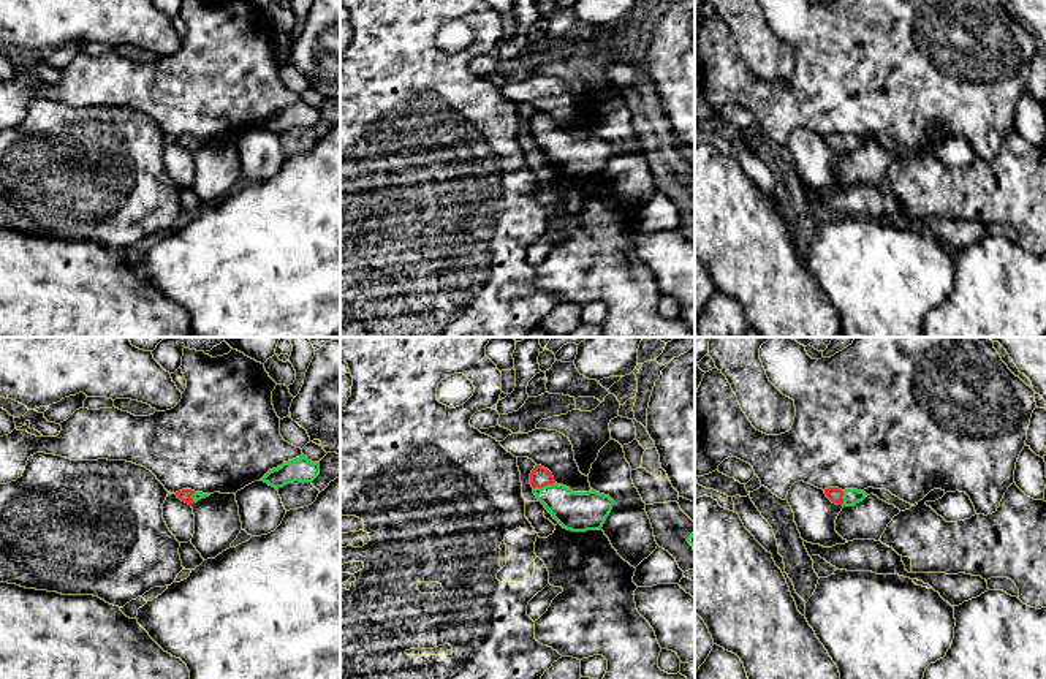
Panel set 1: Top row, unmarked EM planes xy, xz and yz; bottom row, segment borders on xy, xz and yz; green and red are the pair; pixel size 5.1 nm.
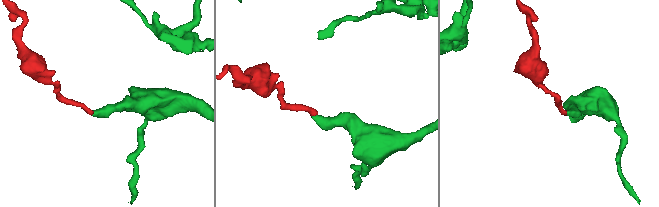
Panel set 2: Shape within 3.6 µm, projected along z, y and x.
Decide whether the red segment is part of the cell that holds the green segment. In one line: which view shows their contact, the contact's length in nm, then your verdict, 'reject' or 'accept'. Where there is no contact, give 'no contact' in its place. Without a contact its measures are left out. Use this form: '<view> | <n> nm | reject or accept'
xz | 120 nm | accept

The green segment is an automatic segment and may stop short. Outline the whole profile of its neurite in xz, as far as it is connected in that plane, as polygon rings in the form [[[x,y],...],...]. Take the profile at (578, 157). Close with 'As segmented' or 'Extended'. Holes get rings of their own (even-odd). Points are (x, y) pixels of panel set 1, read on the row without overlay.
[[[535,111],[532,116],[530,130],[552,163],[571,177],[600,176],[614,150],[609,141],[593,135],[573,138],[570,133],[557,130],[552,119],[541,111]]]. Extended

